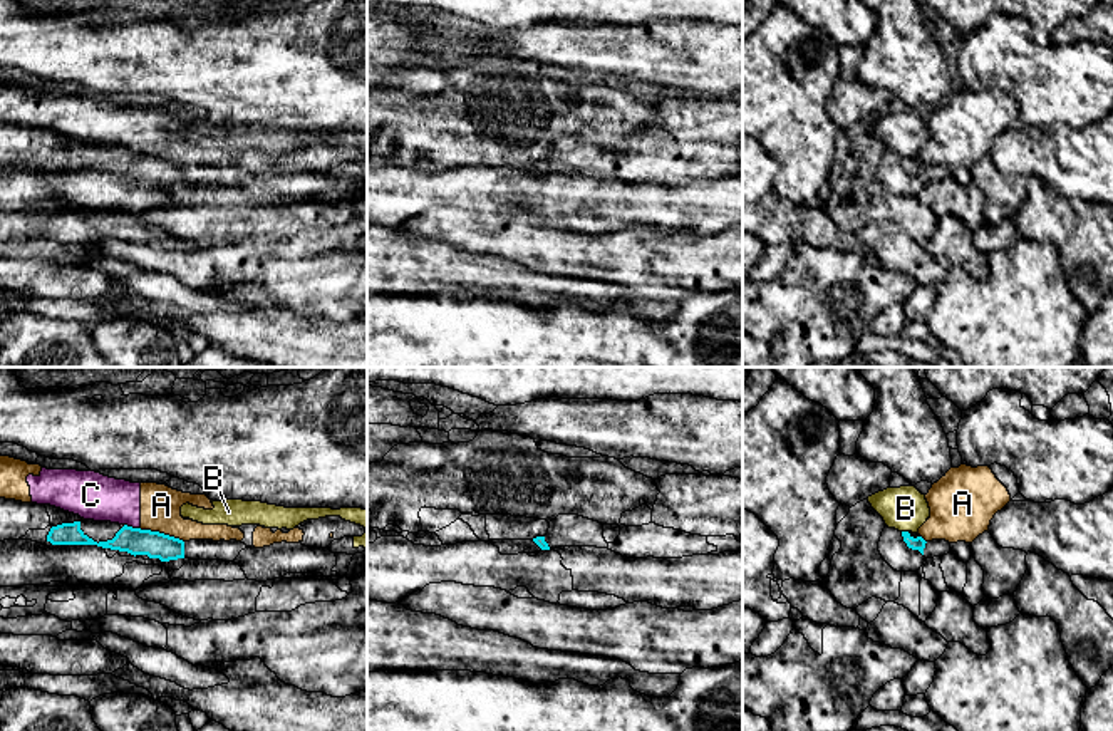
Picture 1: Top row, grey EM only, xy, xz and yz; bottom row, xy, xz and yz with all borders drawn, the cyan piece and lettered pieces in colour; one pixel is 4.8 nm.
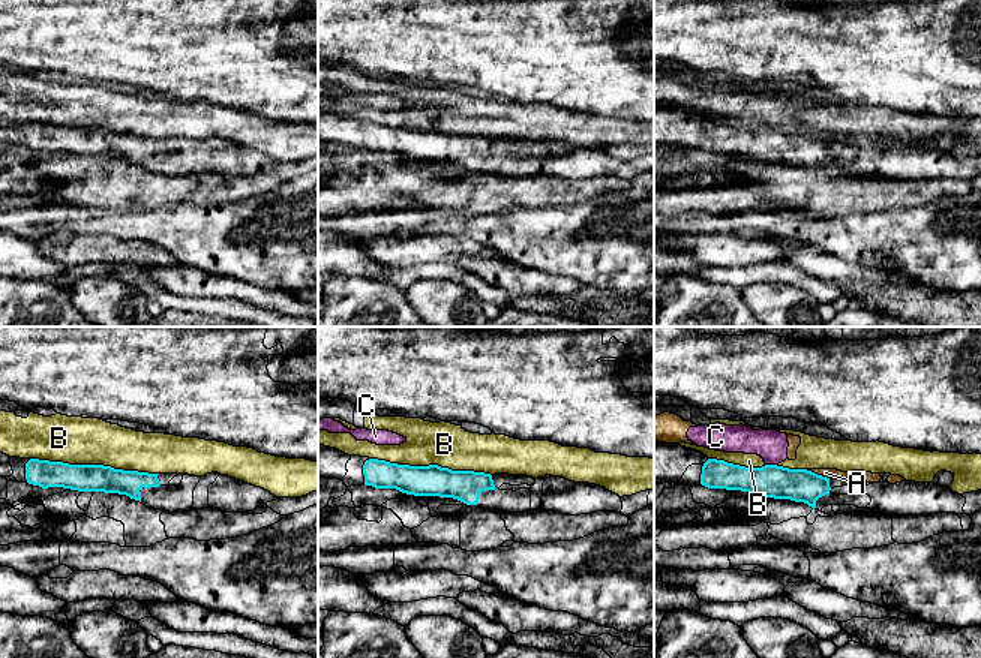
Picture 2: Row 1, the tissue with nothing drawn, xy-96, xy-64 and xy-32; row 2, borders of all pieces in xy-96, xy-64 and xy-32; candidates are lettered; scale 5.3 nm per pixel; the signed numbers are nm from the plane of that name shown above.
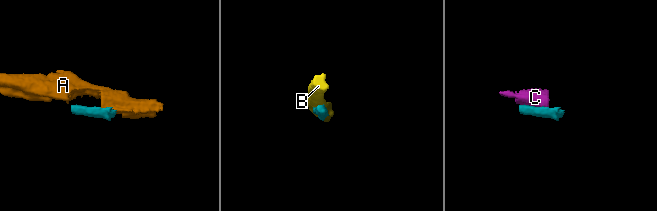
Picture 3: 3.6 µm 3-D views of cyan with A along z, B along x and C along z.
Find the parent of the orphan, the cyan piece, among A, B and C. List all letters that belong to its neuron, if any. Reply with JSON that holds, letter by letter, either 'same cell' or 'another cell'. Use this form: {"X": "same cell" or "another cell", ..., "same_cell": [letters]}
{"A": "another cell", "B": "another cell", "C": "another cell", "same_cell": []}

